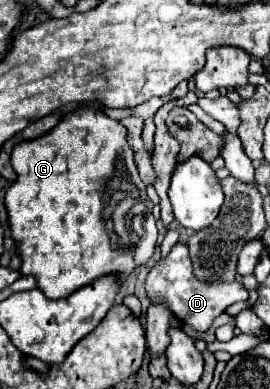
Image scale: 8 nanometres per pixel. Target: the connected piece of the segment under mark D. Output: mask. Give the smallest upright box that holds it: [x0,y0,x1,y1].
[145,243,249,333]

